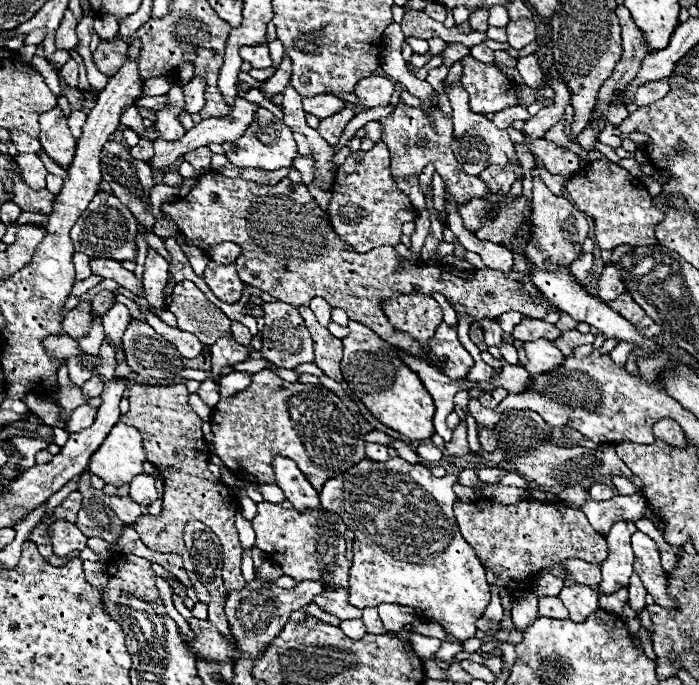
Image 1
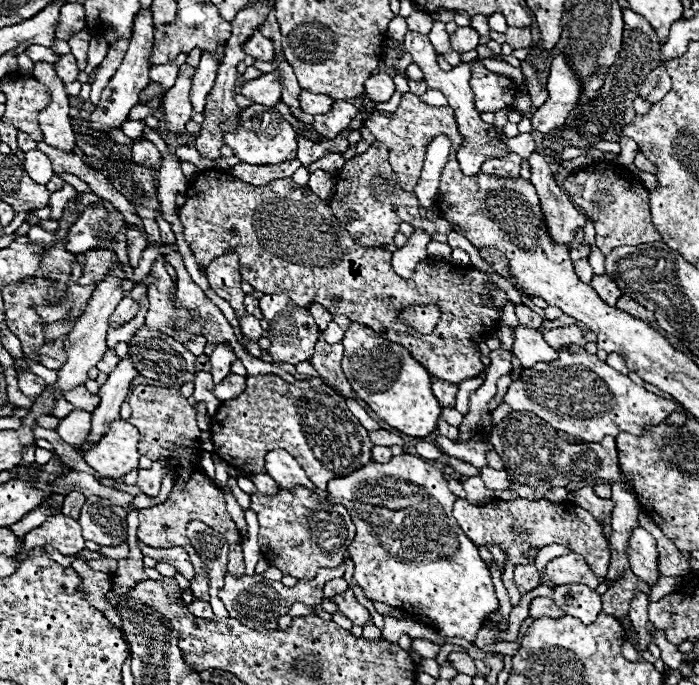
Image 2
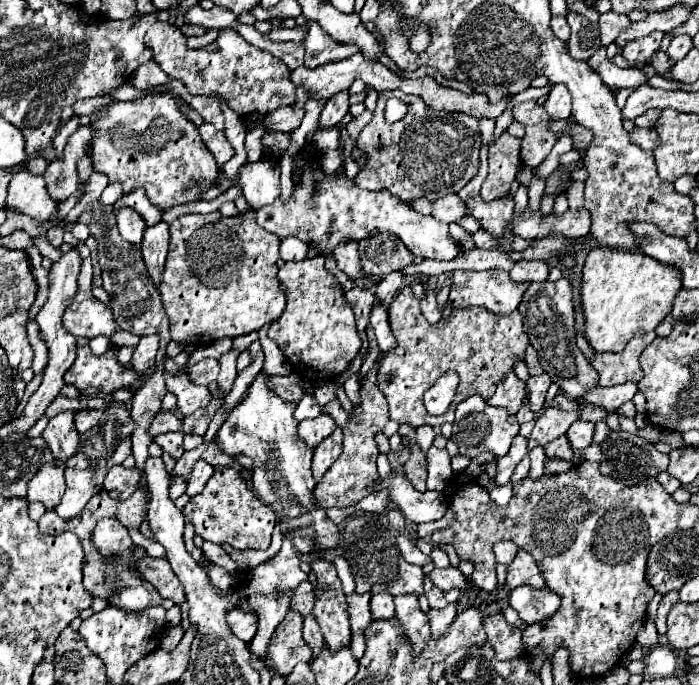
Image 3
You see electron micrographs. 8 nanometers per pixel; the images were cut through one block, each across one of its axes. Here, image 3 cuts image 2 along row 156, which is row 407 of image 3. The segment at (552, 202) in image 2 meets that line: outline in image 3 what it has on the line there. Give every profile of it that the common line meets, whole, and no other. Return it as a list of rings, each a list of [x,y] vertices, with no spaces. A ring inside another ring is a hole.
[[[548,374],[530,376],[528,392],[530,392],[530,410],[534,414],[540,414],[540,410],[544,410],[544,400],[546,400],[546,392],[548,392],[550,384],[552,384],[552,380]]]

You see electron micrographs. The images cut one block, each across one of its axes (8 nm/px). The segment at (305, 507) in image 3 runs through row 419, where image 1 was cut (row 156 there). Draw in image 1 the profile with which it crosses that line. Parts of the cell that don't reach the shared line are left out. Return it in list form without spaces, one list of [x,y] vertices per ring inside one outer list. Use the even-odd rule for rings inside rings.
[[[266,108],[256,110],[254,122],[246,128],[242,138],[238,138],[236,142],[224,142],[222,146],[226,150],[226,158],[238,168],[262,168],[262,170],[290,168],[292,160],[296,158],[296,142],[292,138],[292,130]]]

